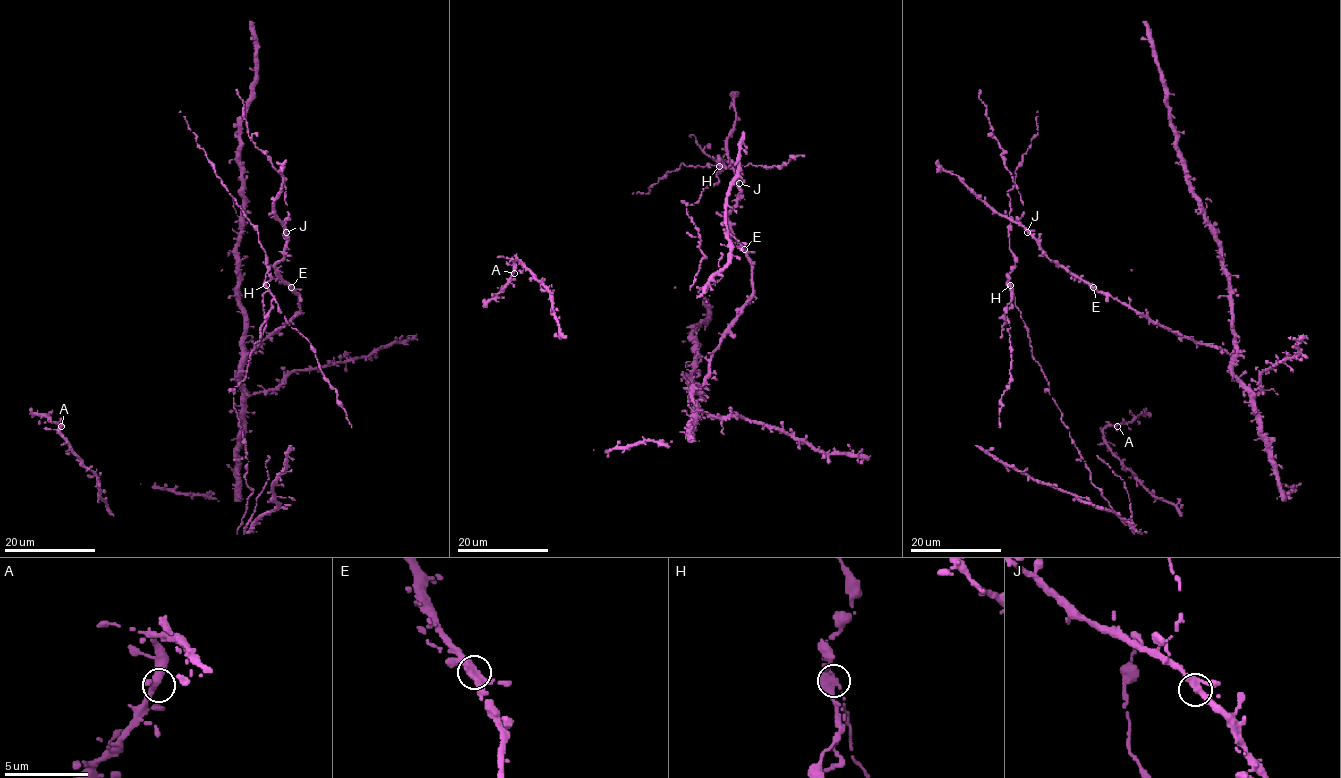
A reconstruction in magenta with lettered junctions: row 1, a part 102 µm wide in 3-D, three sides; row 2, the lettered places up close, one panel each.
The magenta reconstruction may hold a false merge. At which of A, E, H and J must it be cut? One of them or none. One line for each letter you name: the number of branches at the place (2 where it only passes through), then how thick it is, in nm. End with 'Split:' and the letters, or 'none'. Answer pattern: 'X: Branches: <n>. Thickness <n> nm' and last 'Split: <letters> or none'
H: Branches: 3. Thickness 380 nm
Split: H

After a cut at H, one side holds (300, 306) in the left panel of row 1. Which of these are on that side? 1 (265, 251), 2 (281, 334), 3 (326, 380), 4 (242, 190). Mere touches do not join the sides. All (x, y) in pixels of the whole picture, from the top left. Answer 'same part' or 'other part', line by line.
1: other part
2: same part
3: other part
4: same part

